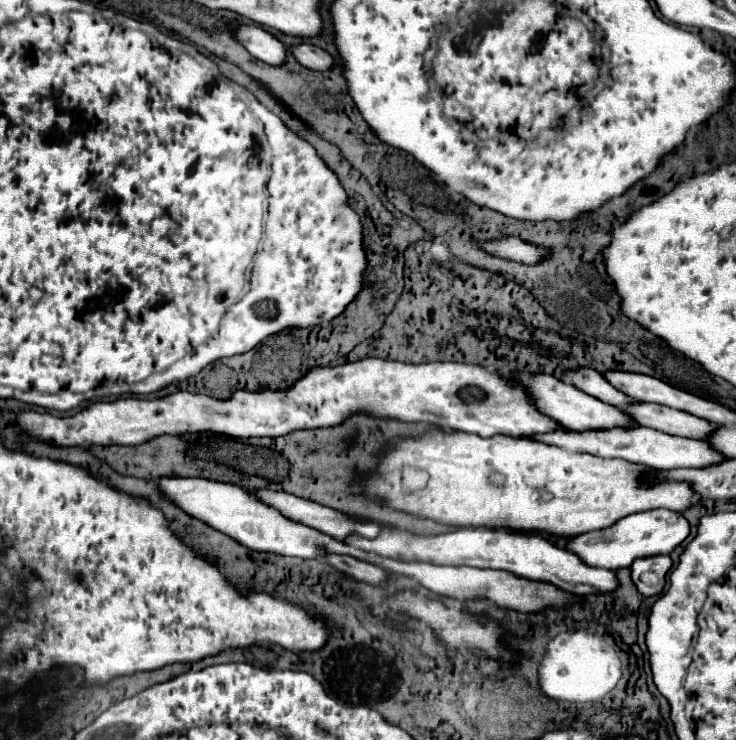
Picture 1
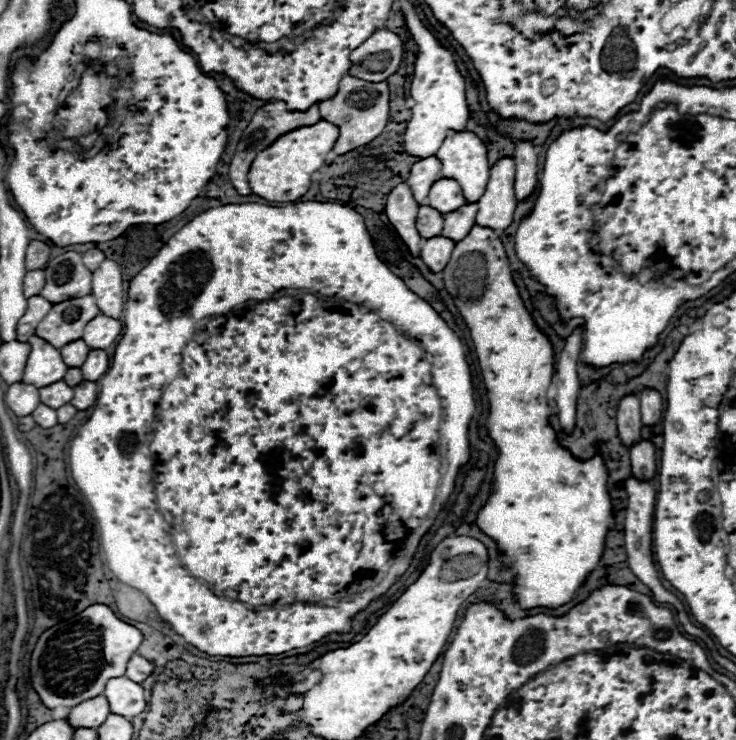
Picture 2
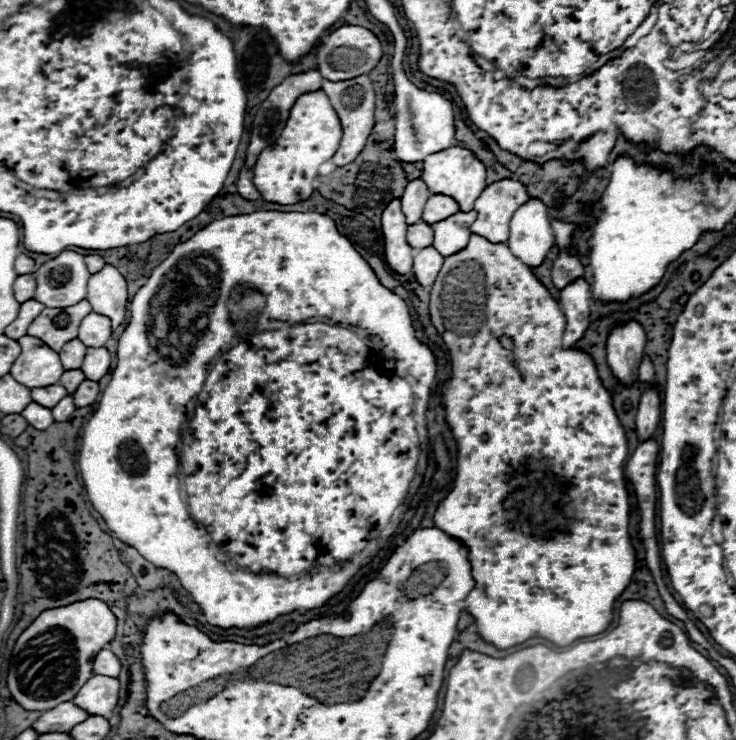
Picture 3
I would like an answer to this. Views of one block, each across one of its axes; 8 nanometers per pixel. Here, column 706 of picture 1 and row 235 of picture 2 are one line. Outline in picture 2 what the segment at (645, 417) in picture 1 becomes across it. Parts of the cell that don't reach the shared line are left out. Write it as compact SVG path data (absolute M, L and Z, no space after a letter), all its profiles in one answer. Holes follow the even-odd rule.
M422 206L422 208L420 208L420 214L418 214L418 220L416 220L416 228L418 228L420 236L422 236L422 238L440 236L442 226L444 226L444 216L446 216L446 214L438 212L436 208Z

